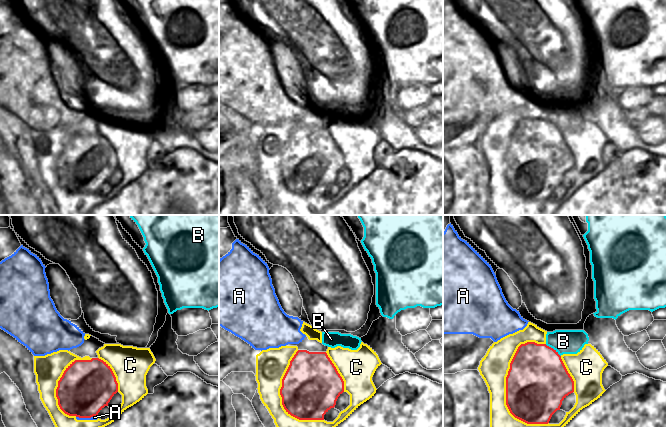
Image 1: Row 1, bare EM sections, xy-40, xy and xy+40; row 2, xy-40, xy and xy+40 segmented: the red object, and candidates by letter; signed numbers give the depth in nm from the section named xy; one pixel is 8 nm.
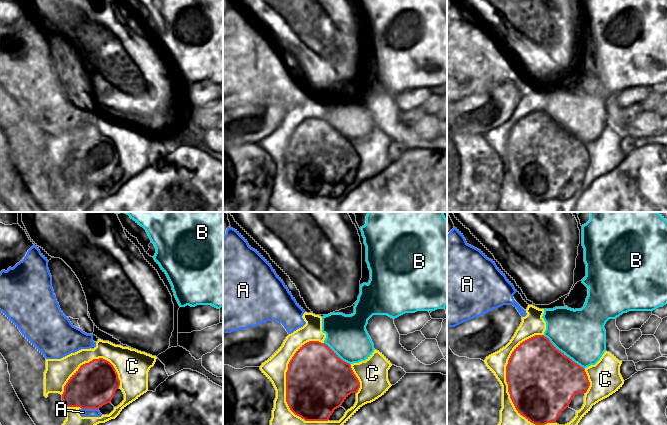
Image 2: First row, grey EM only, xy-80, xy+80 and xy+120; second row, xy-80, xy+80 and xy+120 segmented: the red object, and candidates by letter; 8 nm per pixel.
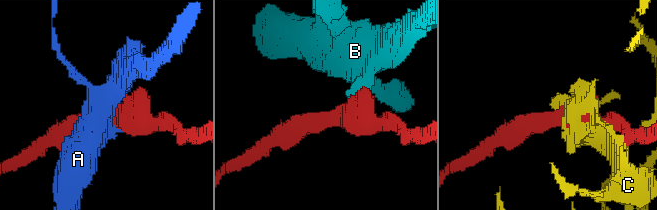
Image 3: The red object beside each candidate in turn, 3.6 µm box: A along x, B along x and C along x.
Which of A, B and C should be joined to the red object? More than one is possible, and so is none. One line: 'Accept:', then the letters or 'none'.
Accept: none

